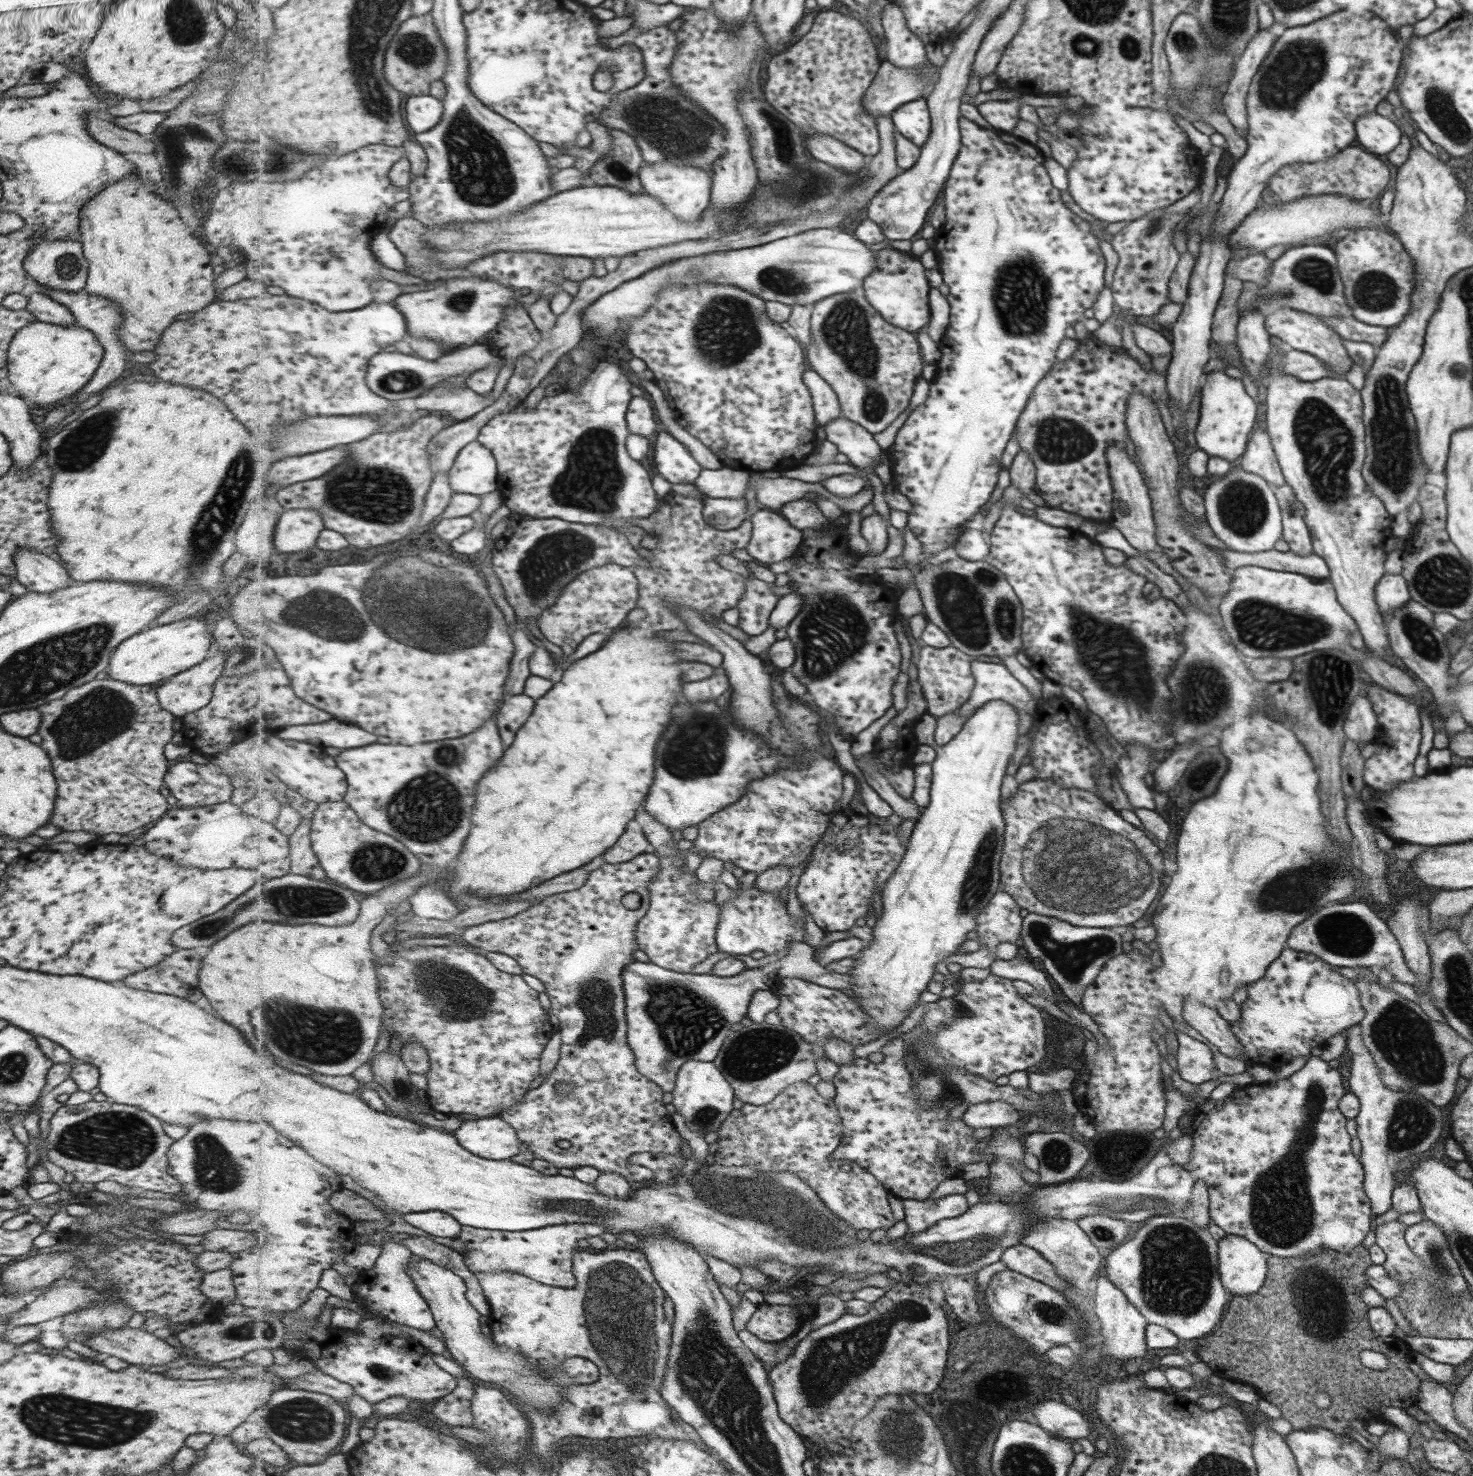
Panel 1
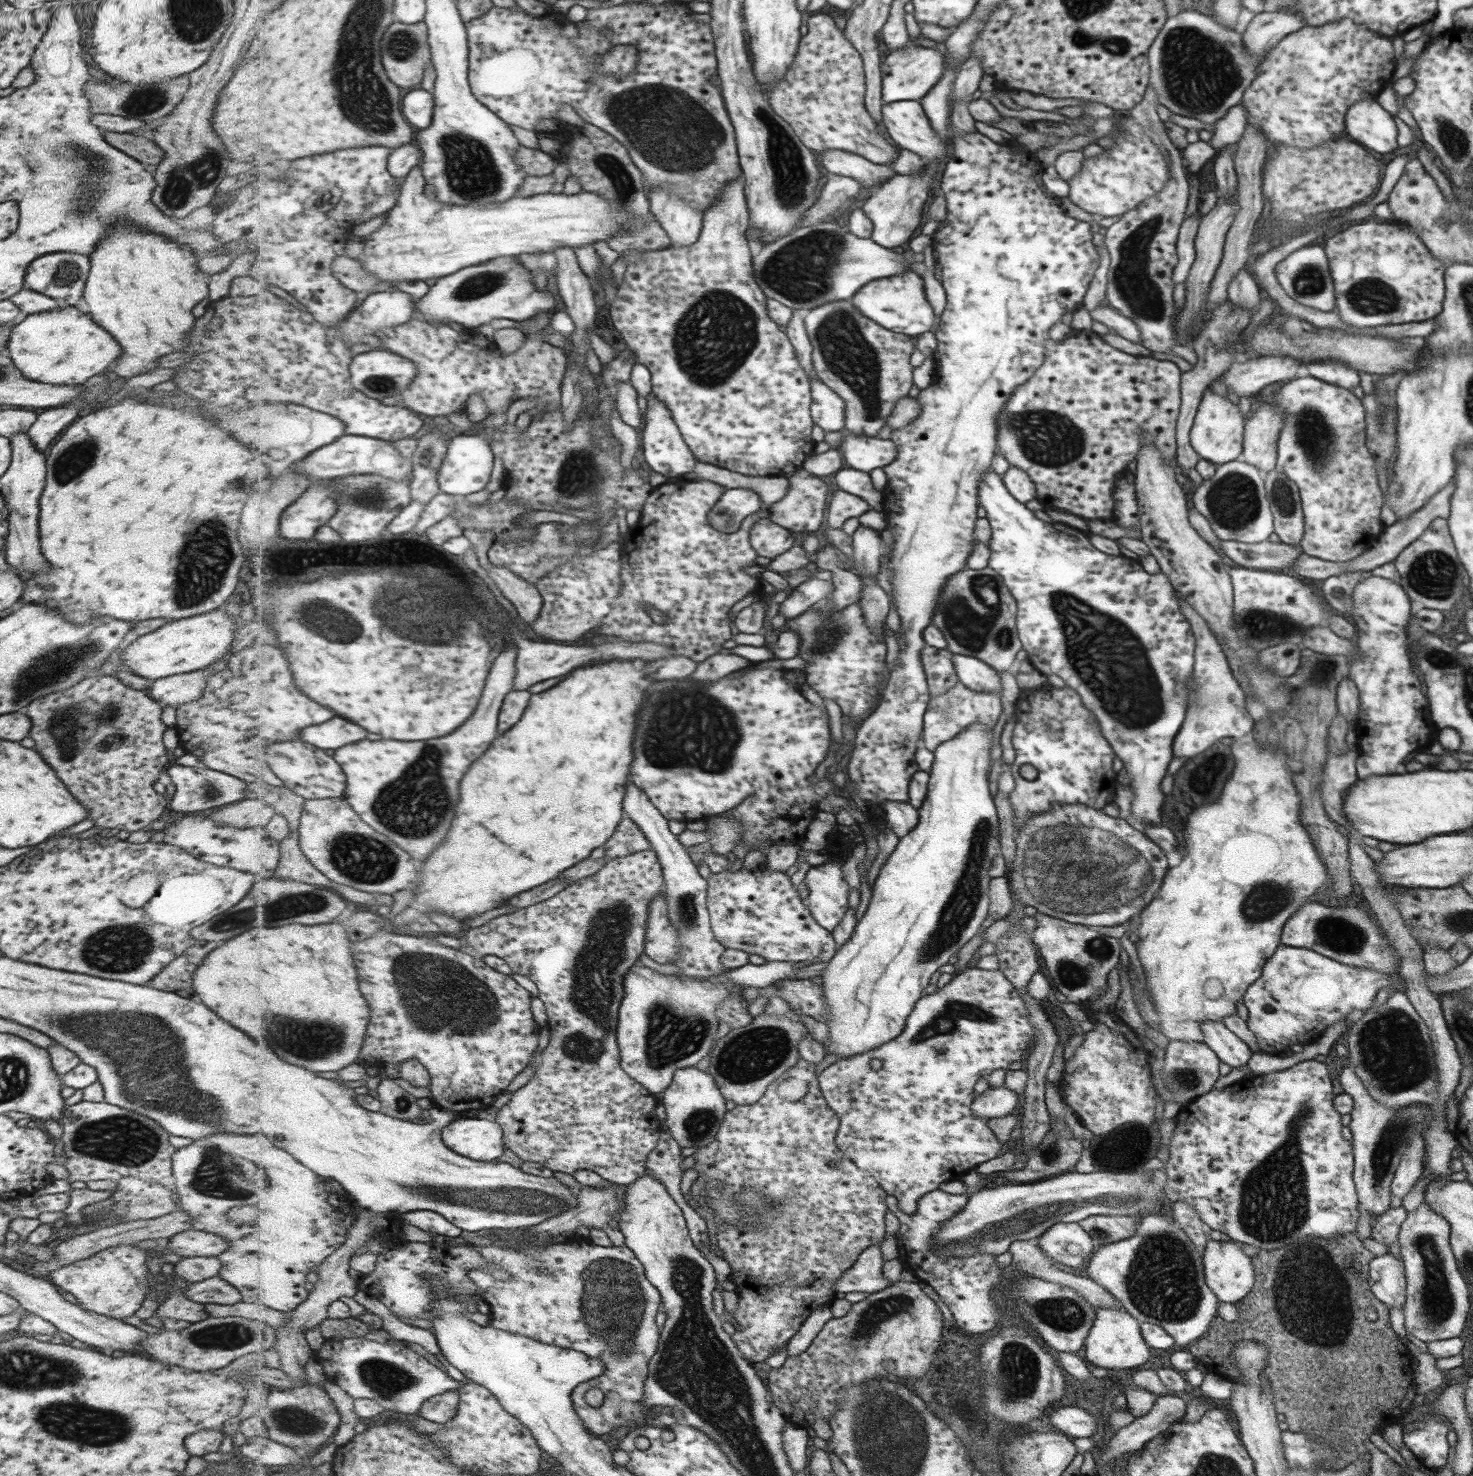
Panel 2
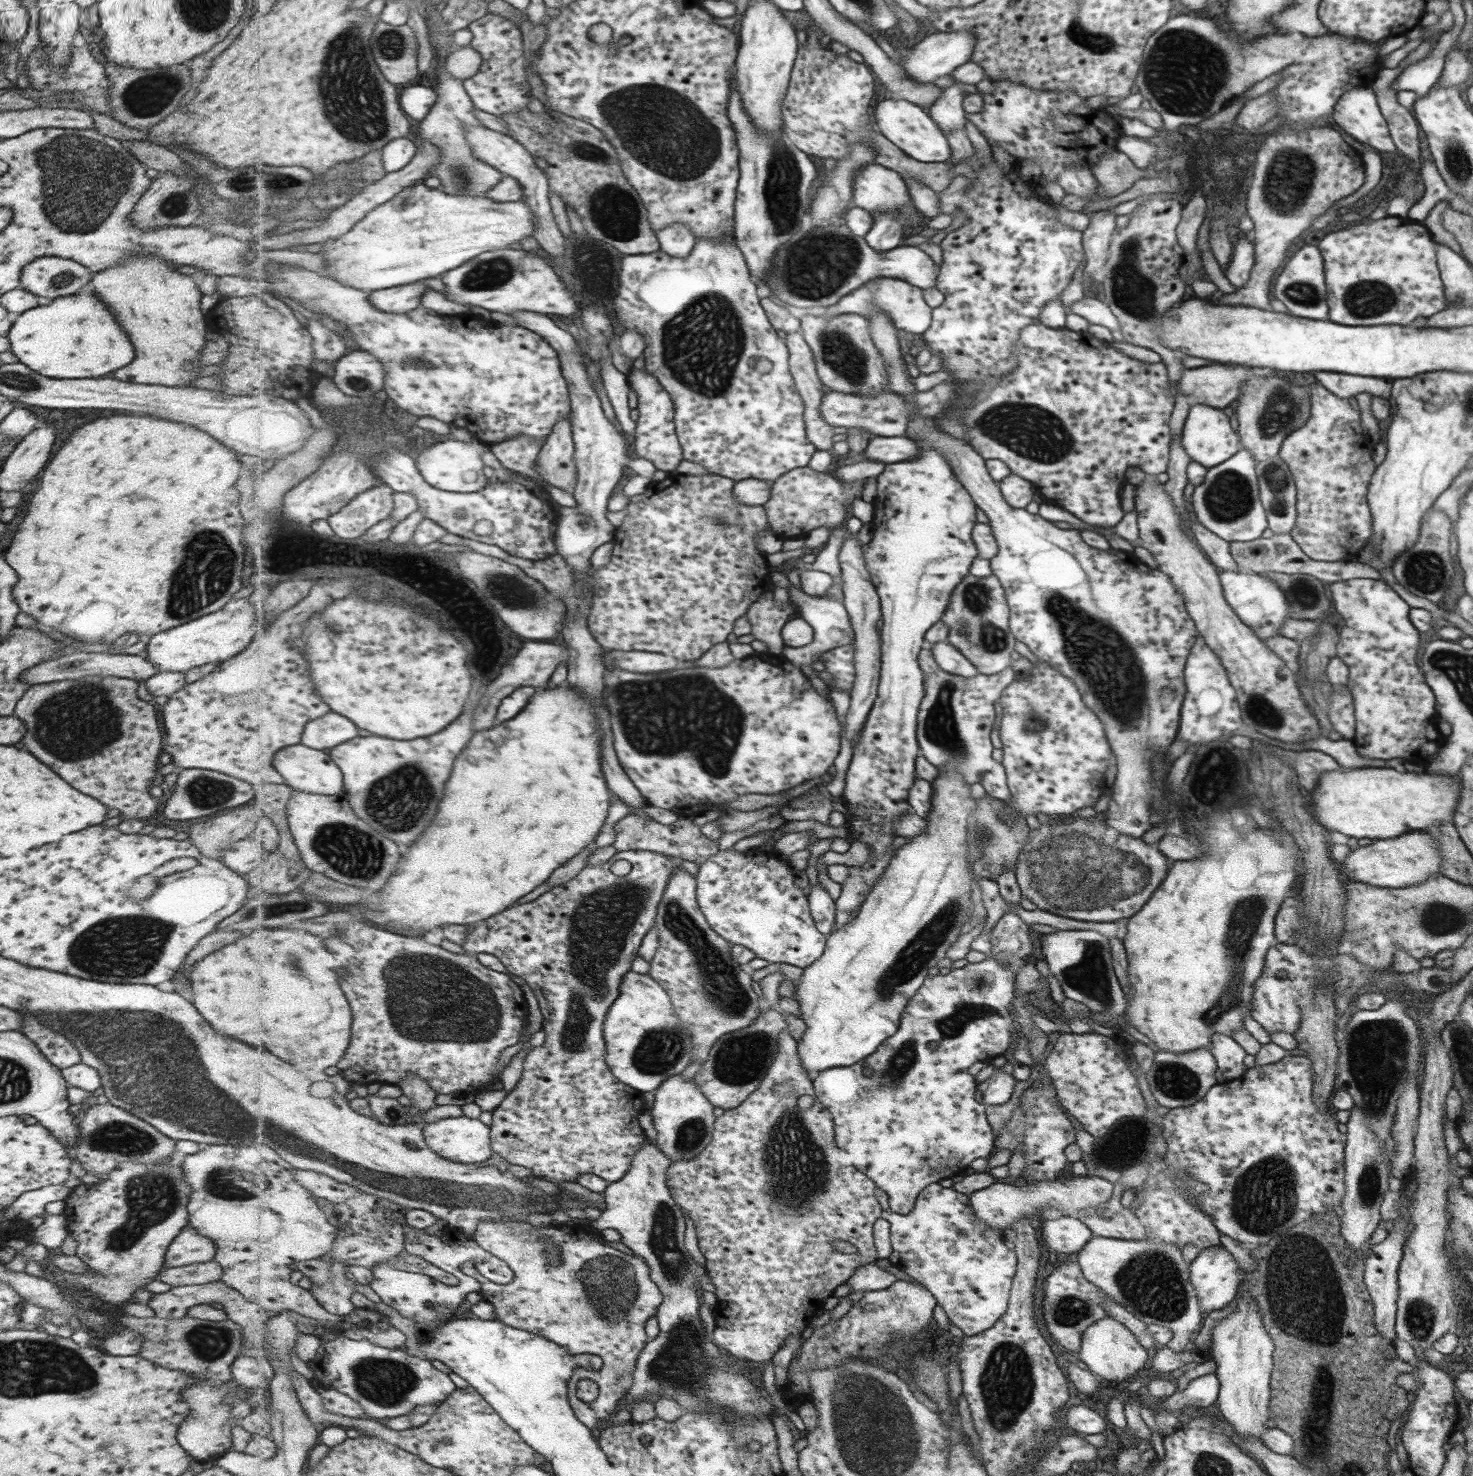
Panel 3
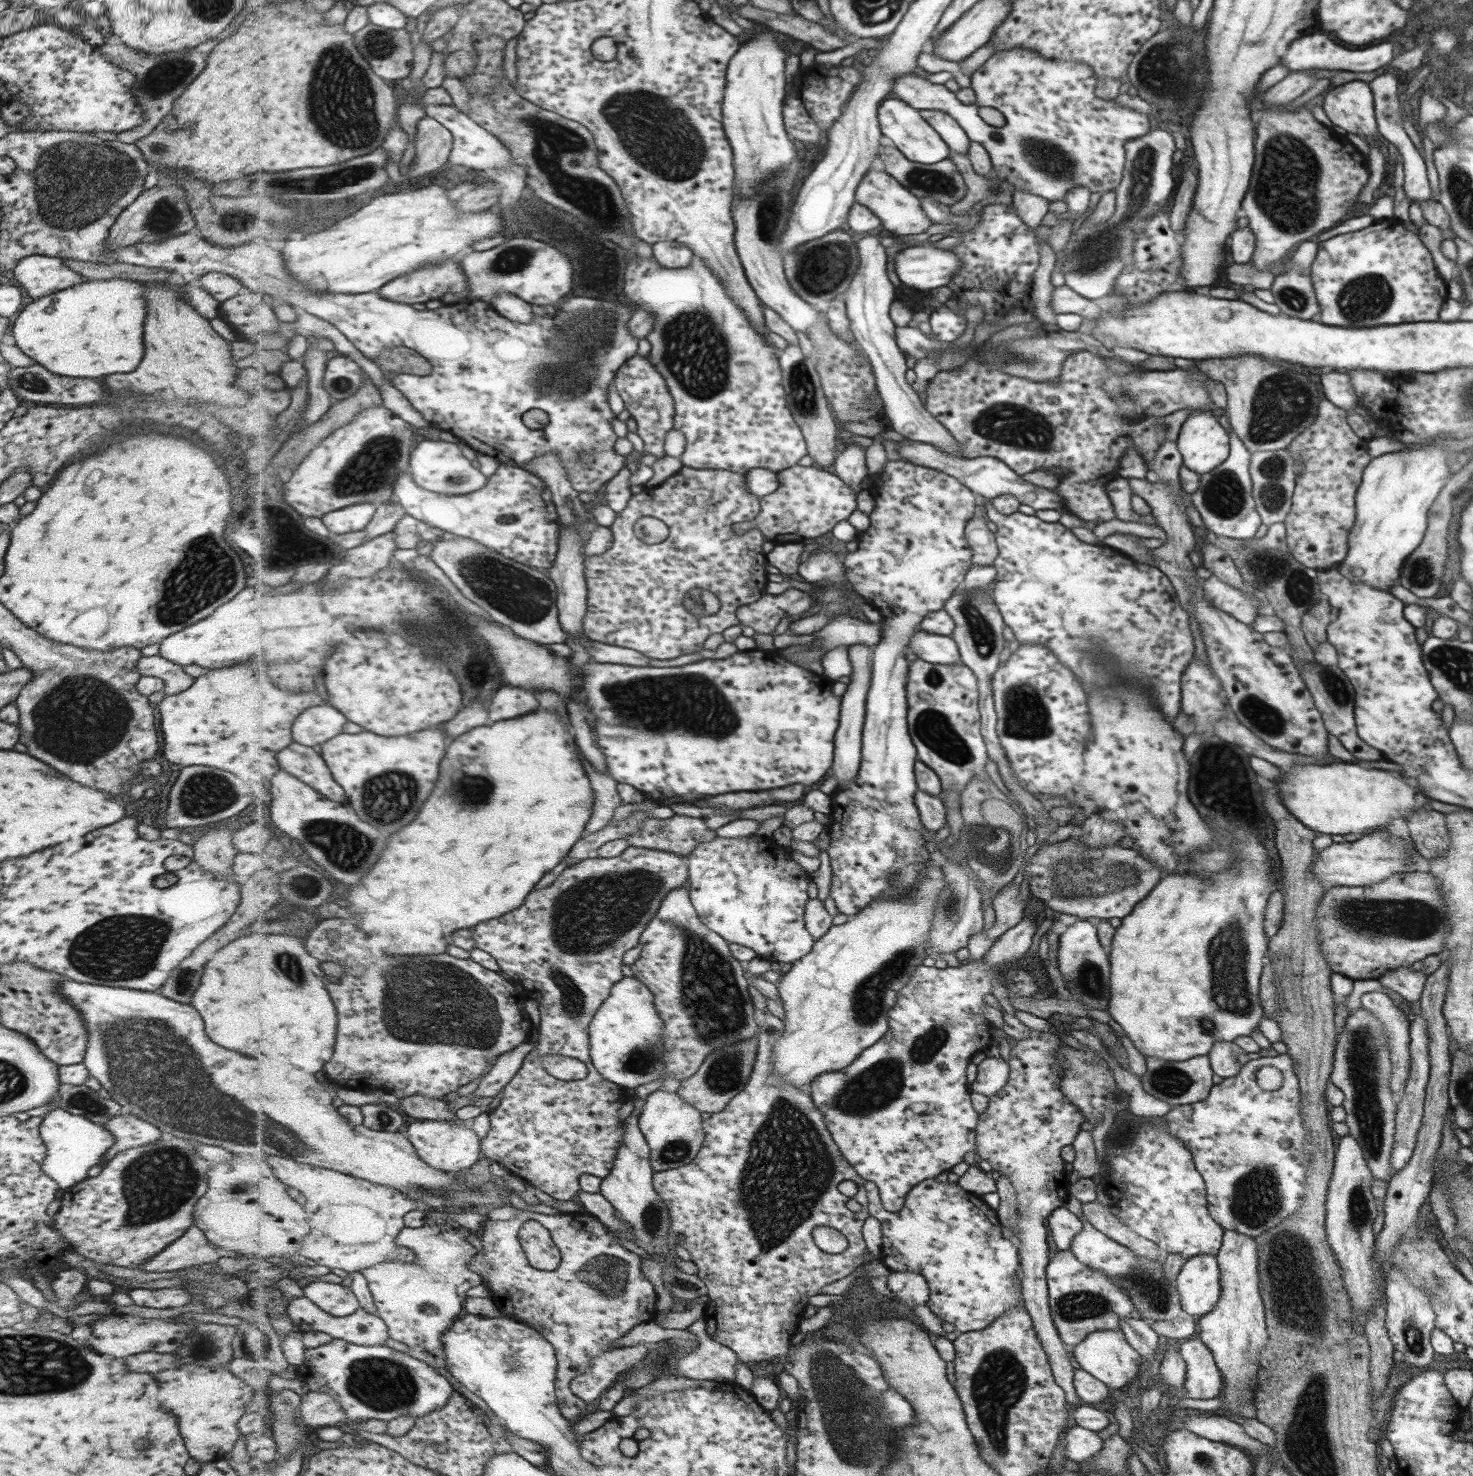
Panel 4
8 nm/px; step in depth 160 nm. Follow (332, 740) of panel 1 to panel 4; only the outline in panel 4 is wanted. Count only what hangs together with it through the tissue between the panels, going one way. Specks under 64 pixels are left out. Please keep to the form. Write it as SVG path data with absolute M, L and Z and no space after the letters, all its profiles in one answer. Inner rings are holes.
M333 706L308 708L293 725L294 742L320 748L343 732L347 718Z

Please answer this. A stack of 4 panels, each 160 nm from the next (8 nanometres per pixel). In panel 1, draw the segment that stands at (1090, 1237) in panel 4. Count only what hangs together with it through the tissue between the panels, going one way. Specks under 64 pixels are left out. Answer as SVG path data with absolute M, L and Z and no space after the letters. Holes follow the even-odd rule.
M1175 1215L1151 1216L1141 1220L1141 1228L1133 1234L1133 1240L1127 1240L1112 1250L1106 1258L1105 1278L1123 1292L1128 1302L1142 1313L1147 1323L1167 1328L1183 1341L1204 1337L1221 1320L1229 1292L1218 1274L1218 1241L1214 1240L1206 1227L1198 1227L1185 1217Z

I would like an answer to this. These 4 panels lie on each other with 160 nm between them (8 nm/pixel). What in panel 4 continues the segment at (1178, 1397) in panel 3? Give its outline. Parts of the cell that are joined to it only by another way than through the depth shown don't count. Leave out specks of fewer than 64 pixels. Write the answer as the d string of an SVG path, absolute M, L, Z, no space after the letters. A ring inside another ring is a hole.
M1199 1338L1177 1341L1176 1345L1177 1352L1185 1361L1186 1371L1182 1386L1184 1398L1209 1400L1217 1397L1222 1389L1222 1378L1211 1352Z

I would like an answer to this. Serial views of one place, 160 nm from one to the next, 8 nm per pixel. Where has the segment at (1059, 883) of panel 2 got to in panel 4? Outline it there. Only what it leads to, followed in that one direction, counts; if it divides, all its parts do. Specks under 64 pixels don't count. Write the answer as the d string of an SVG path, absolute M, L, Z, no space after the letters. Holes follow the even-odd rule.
M1066 824L1045 838L1023 868L1030 893L1044 905L1079 918L1123 918L1159 884L1163 874L1135 850L1116 844L1103 849L1086 847L1076 835L1079 827ZM1073 835L1073 836L1071 836ZM1070 836L1070 837L1069 837ZM1069 837L1069 838L1068 838ZM1068 838L1068 839L1067 839Z

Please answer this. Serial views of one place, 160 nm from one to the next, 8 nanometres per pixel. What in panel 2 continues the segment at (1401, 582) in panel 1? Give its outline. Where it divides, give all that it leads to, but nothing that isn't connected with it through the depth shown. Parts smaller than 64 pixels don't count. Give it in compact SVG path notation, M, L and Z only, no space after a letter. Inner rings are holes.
M1371 575L1358 582L1352 590L1354 609L1349 615L1357 626L1357 652L1349 658L1348 677L1354 682L1360 700L1358 718L1353 728L1357 735L1355 746L1359 750L1355 759L1358 778L1399 772L1391 768L1401 764L1407 754L1411 754L1419 744L1431 744L1431 736L1435 736L1435 726L1431 724L1431 720L1427 722L1427 700L1421 692L1421 682L1411 672L1411 660L1407 656L1405 626L1411 618L1411 608L1407 600L1409 596L1405 596L1406 591L1401 590L1401 587L1401 584Z

